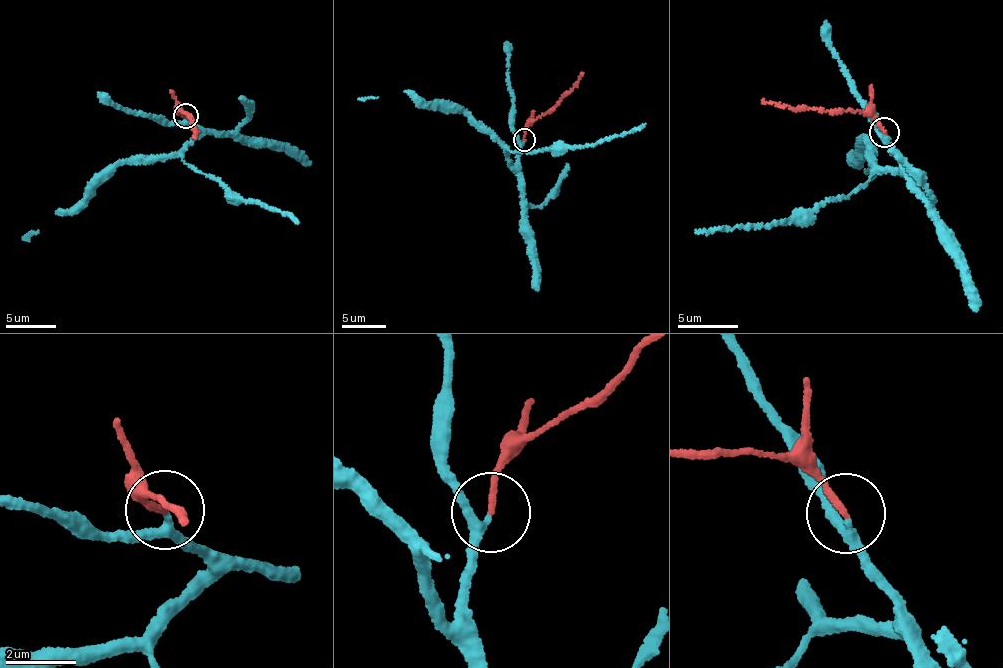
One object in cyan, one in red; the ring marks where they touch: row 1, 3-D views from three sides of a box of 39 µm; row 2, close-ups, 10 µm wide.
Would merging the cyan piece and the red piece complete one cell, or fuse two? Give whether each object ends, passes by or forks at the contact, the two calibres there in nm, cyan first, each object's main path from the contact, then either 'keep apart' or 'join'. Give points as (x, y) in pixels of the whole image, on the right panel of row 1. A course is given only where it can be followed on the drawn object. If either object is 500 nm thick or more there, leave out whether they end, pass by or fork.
cyan passes by; red ends; calibres 220 and 180 nm; course cyan (885, 134), (901, 170), (877, 171), (859, 188), (768, 228), (695, 230); course red (885, 131), (872, 117), (856, 112), (797, 110), (762, 100); join

